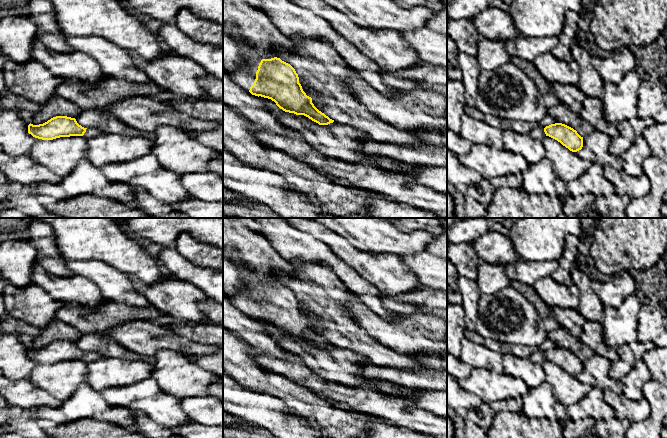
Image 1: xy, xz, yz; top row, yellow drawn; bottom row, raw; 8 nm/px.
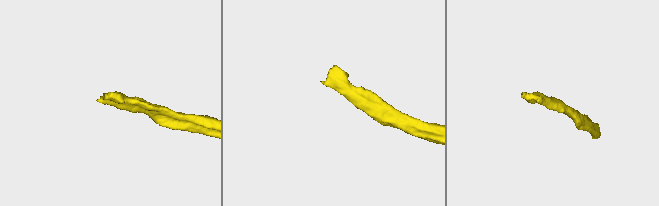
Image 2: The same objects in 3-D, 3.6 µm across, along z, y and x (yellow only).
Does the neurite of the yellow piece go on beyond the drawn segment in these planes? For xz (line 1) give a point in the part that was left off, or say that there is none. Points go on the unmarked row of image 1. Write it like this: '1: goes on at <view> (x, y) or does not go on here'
1: goes on at xz (244, 301)

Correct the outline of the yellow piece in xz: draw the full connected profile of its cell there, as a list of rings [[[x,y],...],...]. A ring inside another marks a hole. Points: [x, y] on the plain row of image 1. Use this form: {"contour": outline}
{"contour": [[[224,253],[246,282],[246,288],[231,297],[232,304],[252,319],[271,323],[285,336],[304,339],[319,349],[328,349],[334,344],[319,335],[299,307],[295,293],[280,282],[264,283],[256,272],[239,259],[239,253]]]}

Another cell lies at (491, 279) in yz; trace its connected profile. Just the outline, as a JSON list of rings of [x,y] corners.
[[[486,262],[479,264],[476,282],[481,293],[490,295],[510,286],[510,279],[504,270],[504,266],[491,265]]]

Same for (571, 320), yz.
[[[555,306],[552,308],[552,313],[559,327],[567,330],[572,336],[579,338],[586,319],[578,310]]]

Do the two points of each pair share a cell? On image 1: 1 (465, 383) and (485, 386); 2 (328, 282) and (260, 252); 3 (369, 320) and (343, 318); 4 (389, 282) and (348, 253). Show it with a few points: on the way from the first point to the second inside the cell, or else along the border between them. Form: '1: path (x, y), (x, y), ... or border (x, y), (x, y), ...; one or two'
1: path (470, 383), (480, 383); one
2: border (275, 275), (278, 272), (290, 276), (296, 275); two
3: border (346, 297), (345, 310), (370, 336); two
4: path (379, 272), (358, 260); one

